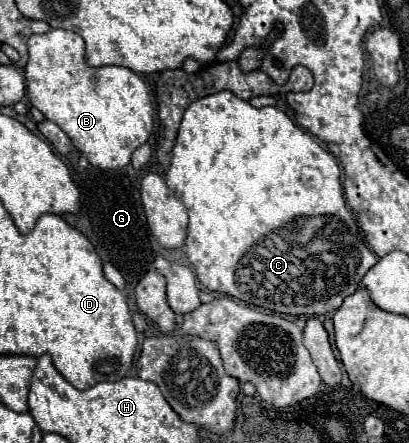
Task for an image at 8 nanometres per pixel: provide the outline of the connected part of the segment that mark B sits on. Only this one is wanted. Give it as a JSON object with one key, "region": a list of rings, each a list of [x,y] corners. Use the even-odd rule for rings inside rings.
{"region":[[[50,30],[46,34],[34,34],[28,38],[28,52],[30,56],[24,68],[24,76],[30,104],[36,106],[46,120],[56,122],[94,168],[118,170],[130,164],[132,152],[148,141],[154,126],[152,96],[143,78],[124,66],[90,68],[84,60],[84,40],[72,30]]]}

